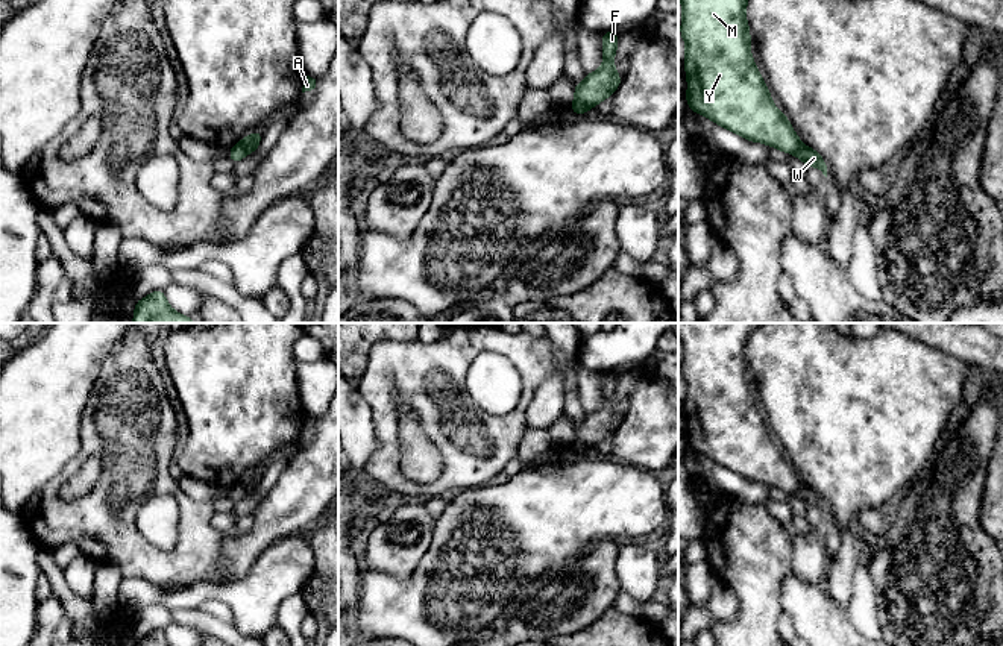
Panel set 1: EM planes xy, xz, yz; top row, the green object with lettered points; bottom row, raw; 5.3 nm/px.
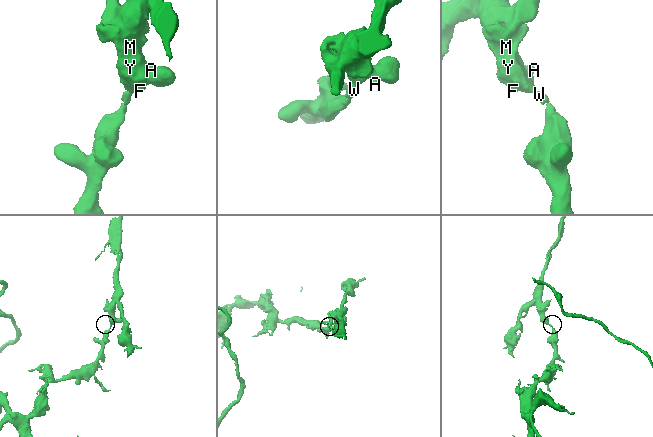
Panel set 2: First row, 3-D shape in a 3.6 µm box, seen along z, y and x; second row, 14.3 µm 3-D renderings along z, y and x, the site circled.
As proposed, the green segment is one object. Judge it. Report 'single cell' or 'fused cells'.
fused cells

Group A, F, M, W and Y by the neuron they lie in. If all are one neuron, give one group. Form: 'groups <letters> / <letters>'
groups A F M Y / W

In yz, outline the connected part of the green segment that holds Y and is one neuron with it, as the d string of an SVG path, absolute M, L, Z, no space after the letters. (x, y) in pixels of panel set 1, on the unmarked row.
M678 323L683 344L680 373L686 382L686 440L689 450L739 473L747 481L763 482L795 494L801 485L786 455L771 441L750 391L750 368L745 356L750 334L763 323Z

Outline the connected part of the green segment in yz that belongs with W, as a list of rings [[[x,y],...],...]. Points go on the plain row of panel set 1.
[[[801,484],[795,491],[795,496],[800,497],[804,502],[804,505],[816,506],[827,517],[825,500],[816,490]]]

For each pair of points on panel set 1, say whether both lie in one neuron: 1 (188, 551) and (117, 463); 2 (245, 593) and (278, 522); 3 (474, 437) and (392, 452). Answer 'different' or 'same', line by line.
1: same
2: different
3: same

